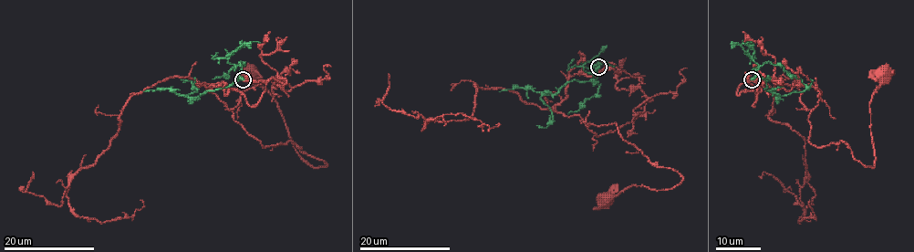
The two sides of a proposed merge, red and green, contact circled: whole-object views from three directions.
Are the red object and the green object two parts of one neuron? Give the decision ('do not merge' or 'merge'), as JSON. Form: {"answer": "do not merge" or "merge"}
{"answer": "merge"}

